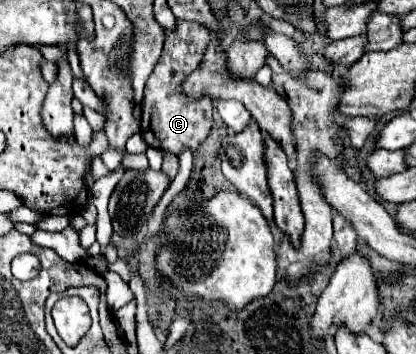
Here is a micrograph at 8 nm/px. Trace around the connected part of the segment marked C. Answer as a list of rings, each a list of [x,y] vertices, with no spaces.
[[[177,20],[177,30],[175,32],[167,30],[163,54],[155,64],[153,74],[147,80],[145,98],[143,98],[141,136],[149,146],[179,154],[183,148],[197,150],[197,146],[207,138],[213,126],[213,102],[209,98],[187,100],[187,96],[181,94],[181,82],[187,74],[191,74],[199,66],[209,40],[211,32],[197,22]]]

